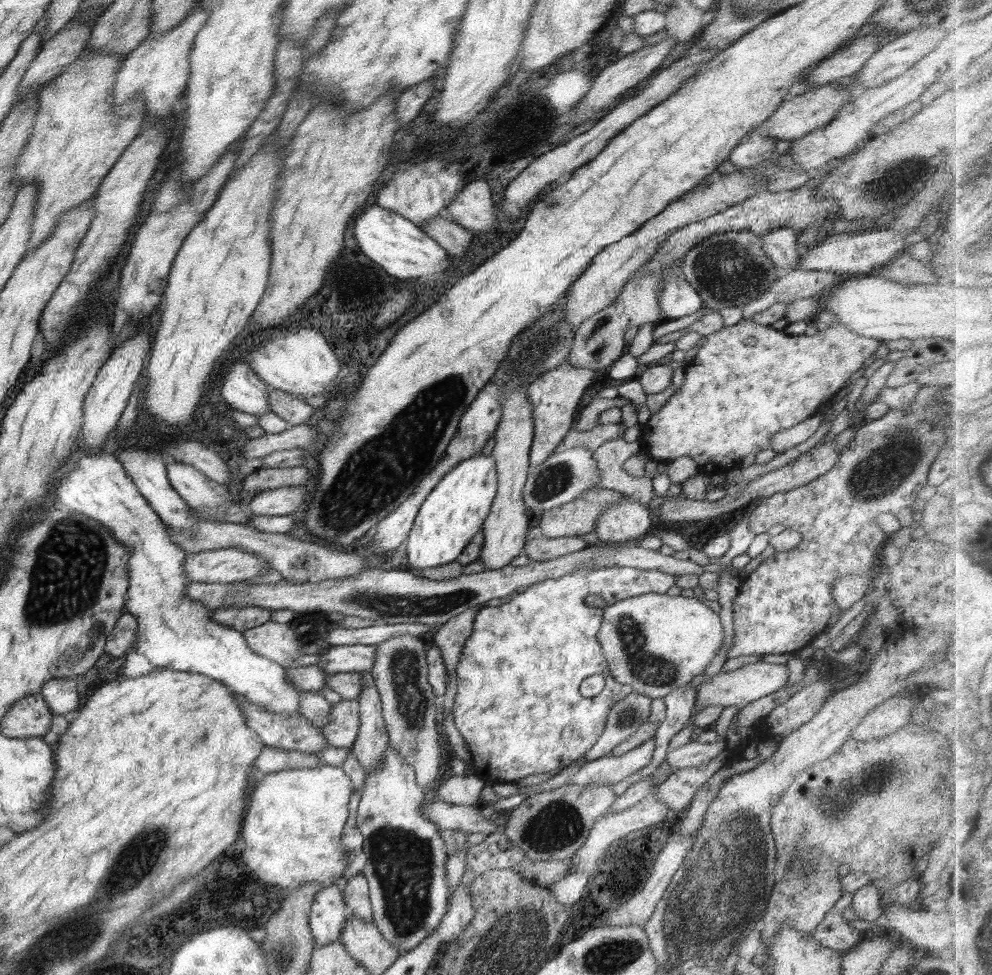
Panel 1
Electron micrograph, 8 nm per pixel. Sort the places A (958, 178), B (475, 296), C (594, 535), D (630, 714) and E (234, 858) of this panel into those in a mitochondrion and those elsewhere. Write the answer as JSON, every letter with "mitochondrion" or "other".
{"A":"other","B":"other","C":"other","D":"mitochondrion","E":"other"}

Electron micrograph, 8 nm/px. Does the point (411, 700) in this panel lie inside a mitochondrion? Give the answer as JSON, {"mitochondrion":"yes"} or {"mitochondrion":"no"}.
{"mitochondrion":"yes"}

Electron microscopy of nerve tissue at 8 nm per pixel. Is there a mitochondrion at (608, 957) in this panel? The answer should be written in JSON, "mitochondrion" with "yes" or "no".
{"mitochondrion":"yes"}

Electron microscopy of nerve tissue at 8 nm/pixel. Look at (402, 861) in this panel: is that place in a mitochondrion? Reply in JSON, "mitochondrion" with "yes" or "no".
{"mitochondrion":"yes"}

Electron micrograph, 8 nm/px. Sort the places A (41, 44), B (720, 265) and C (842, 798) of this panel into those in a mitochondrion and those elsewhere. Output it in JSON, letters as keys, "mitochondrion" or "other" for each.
{"A":"other","B":"mitochondrion","C":"mitochondrion"}

